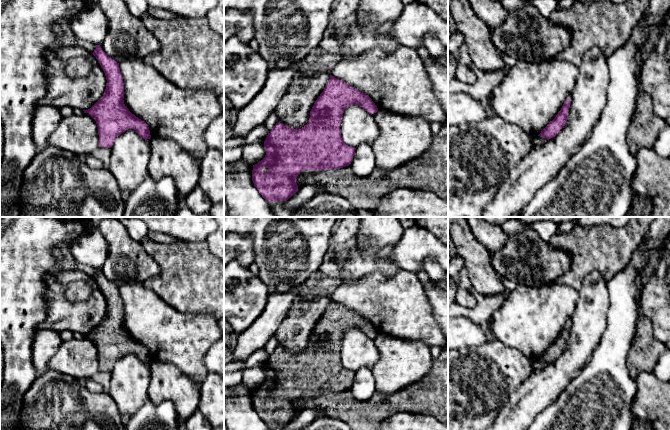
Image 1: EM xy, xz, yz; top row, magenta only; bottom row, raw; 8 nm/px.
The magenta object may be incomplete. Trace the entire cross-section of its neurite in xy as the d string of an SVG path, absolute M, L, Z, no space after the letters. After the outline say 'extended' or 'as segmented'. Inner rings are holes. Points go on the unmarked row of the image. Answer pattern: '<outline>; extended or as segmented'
M96 269L96 273L92 277L98 286L101 289L101 292L103 293L105 300L106 300L106 313L104 315L103 320L88 334L83 334L84 337L88 337L95 345L98 351L98 358L99 358L99 370L100 371L107 371L111 372L114 368L115 363L121 359L123 356L125 356L128 353L134 353L141 362L147 364L151 362L150 354L148 349L136 341L134 338L132 338L129 333L124 328L124 307L123 302L120 296L119 287L117 287L115 284L110 282L101 272L100 269Z; as segmented

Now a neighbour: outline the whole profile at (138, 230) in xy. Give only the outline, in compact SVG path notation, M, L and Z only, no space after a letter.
M118 217L117 220L126 228L130 237L141 242L148 237L148 226L138 217Z

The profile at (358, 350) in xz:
M359 329L345 332L340 353L343 366L355 372L361 367L372 369L380 359L380 352L374 339Z

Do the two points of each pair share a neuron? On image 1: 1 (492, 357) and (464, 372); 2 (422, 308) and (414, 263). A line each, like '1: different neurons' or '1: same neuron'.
1: same neuron
2: different neurons

